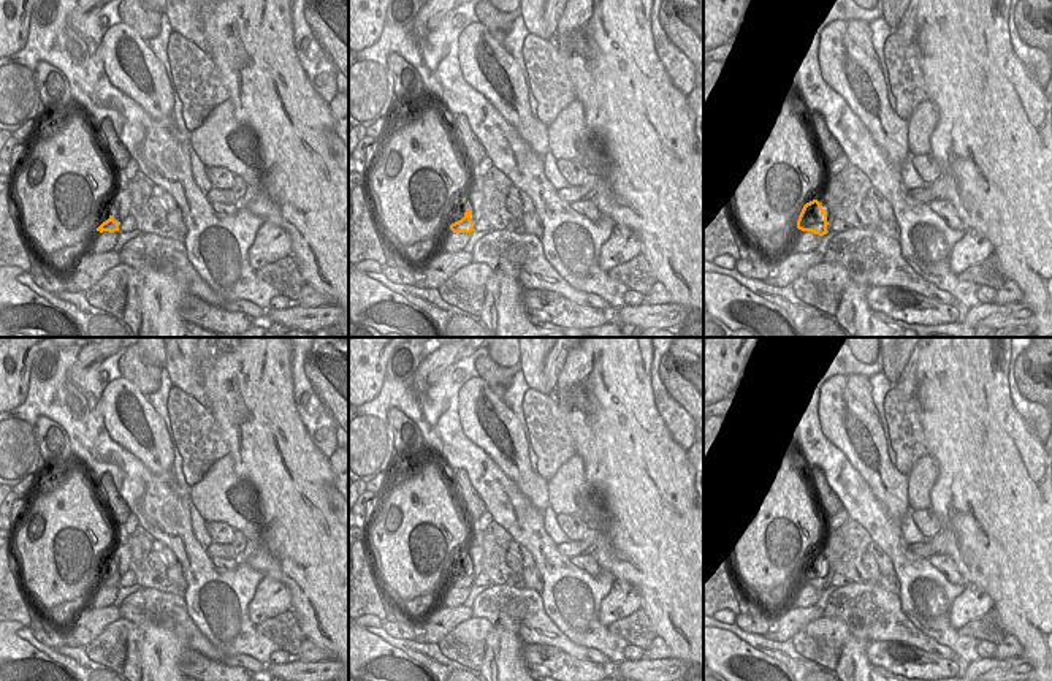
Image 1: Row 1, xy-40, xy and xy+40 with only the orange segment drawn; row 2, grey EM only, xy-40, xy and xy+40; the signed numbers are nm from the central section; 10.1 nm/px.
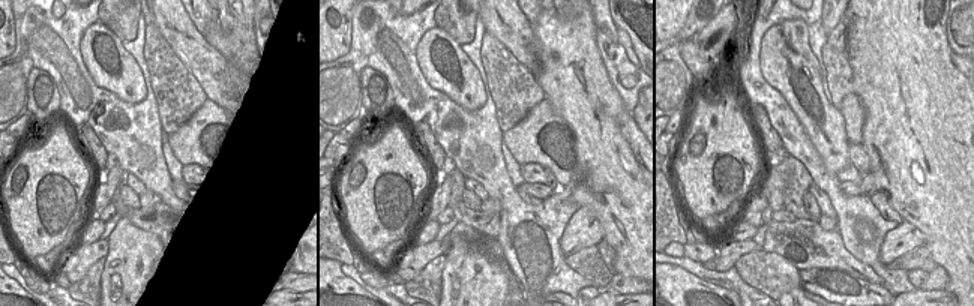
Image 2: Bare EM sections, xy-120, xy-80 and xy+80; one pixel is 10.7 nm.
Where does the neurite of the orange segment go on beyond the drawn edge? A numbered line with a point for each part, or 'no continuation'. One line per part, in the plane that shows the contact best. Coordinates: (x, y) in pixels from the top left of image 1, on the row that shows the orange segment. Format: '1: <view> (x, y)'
1: xy (474, 198).

